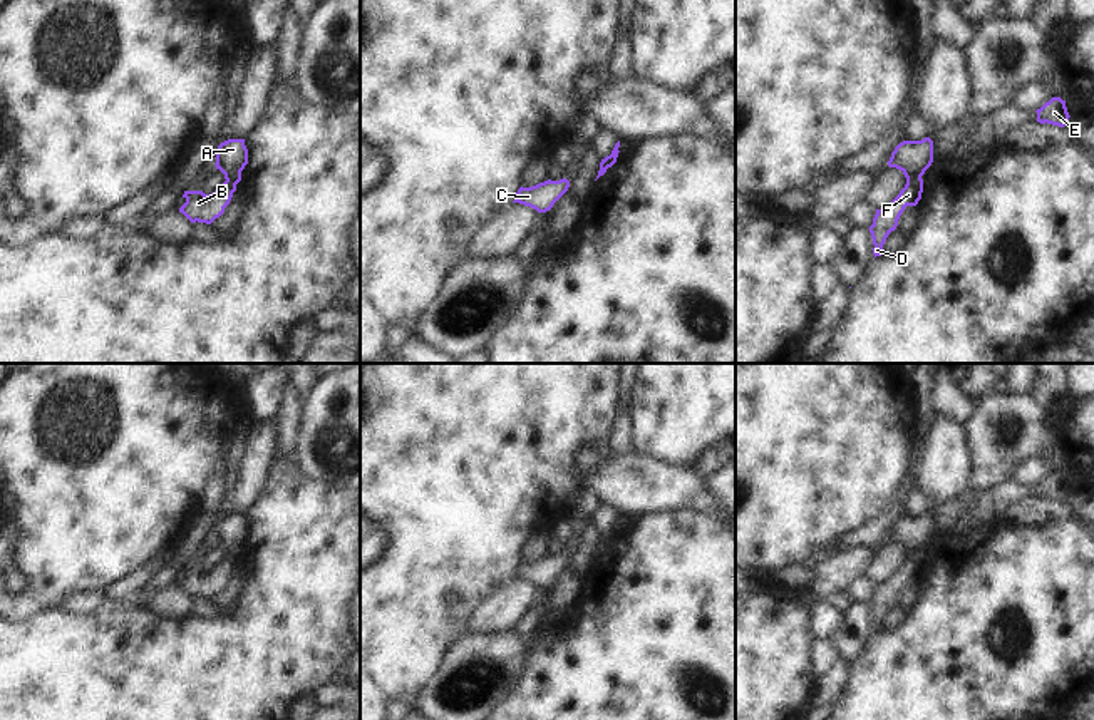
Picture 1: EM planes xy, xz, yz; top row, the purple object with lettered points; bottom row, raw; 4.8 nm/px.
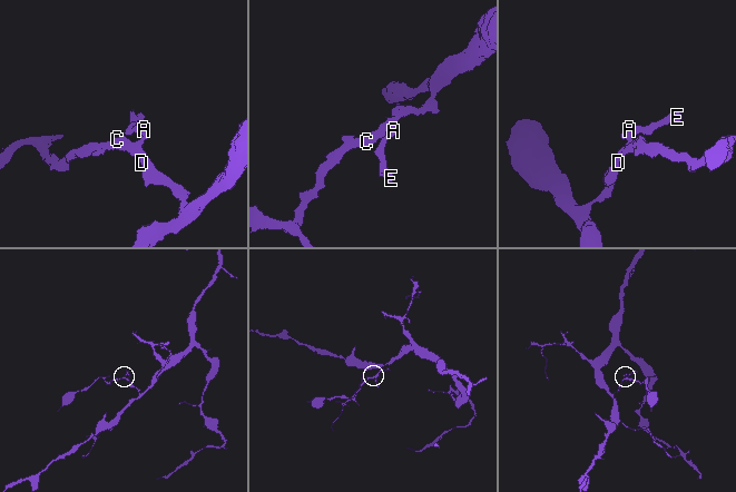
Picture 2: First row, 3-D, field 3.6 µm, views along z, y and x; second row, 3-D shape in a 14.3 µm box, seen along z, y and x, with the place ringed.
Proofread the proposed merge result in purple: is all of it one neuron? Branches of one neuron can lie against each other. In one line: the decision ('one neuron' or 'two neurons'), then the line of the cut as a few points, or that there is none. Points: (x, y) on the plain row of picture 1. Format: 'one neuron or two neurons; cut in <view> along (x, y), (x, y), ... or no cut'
two neurons; cut in yz along (920, 551), (907, 556)

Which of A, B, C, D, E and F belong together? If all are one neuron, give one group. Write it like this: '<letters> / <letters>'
A E / B C D F

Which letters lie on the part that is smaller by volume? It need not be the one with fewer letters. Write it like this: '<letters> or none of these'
A, E

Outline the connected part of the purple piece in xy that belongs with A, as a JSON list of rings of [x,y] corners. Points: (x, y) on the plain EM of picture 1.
[[[228,514],[216,524],[216,544],[224,549],[226,556],[238,559],[241,546],[248,539],[248,524],[245,514]]]

